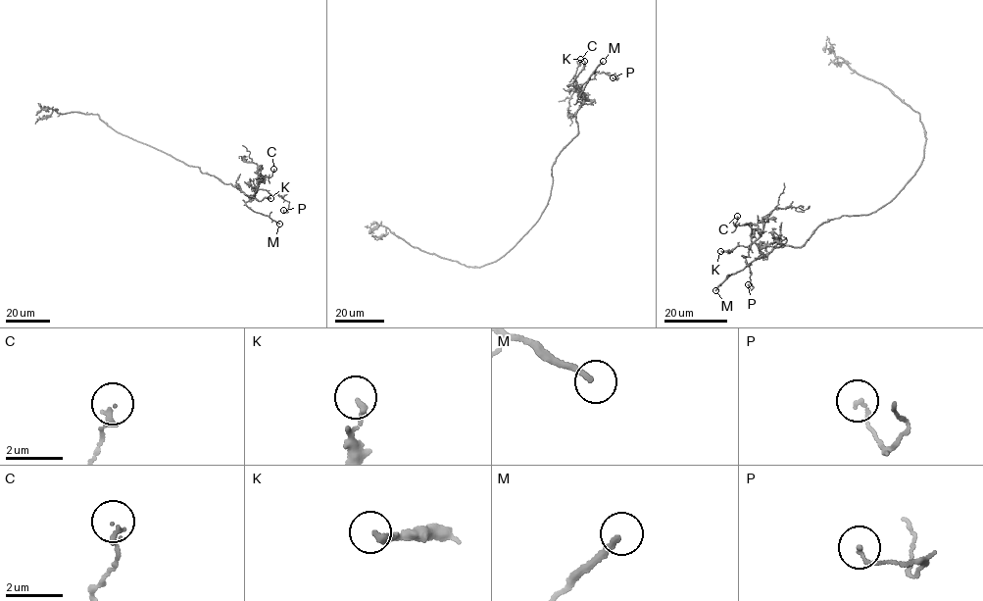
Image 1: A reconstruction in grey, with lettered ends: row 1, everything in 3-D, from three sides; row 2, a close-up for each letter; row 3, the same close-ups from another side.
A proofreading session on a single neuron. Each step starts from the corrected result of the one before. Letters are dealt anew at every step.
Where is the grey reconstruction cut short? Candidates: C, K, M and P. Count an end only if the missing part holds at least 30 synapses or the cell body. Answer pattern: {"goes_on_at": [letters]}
{"goes_on_at": ["M"]}

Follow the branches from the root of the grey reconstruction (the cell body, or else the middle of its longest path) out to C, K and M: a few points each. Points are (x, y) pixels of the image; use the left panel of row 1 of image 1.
C: (175, 159), (198, 167), (203, 174), (214, 175), (252, 197), (263, 179), (259, 175), (269, 177), (273, 169)
K: (175, 159), (247, 196), (257, 189), (252, 196), (259, 201), (270, 198)
M: (175, 159), (198, 167), (203, 174), (239, 188), (249, 197), (246, 205), (279, 224)

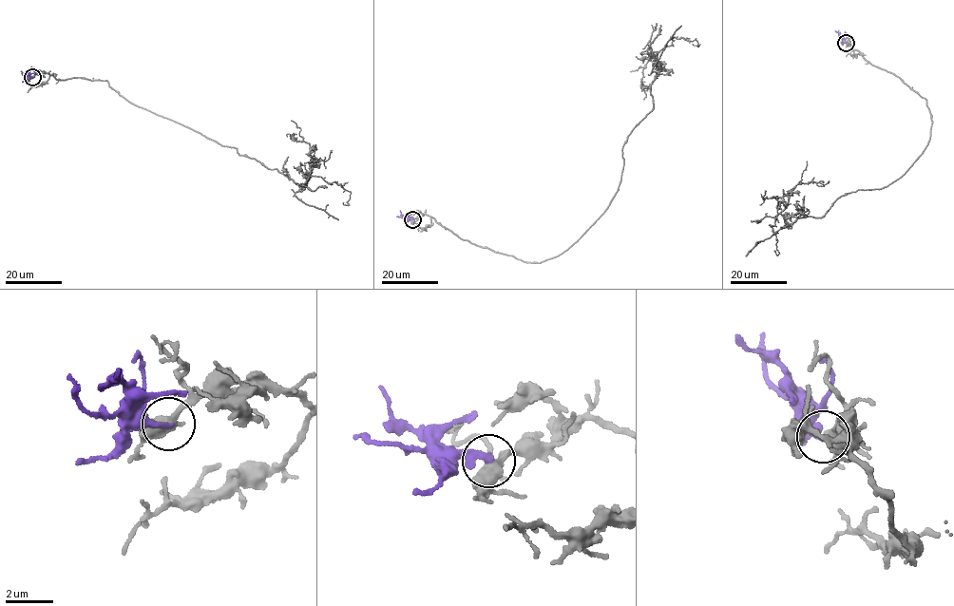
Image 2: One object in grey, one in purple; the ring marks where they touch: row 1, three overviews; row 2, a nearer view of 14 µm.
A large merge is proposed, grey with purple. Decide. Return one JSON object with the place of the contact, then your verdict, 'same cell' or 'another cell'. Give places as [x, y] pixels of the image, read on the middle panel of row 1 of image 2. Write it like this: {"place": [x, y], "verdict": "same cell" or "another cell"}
{"place": [412, 219], "verdict": "same cell"}

